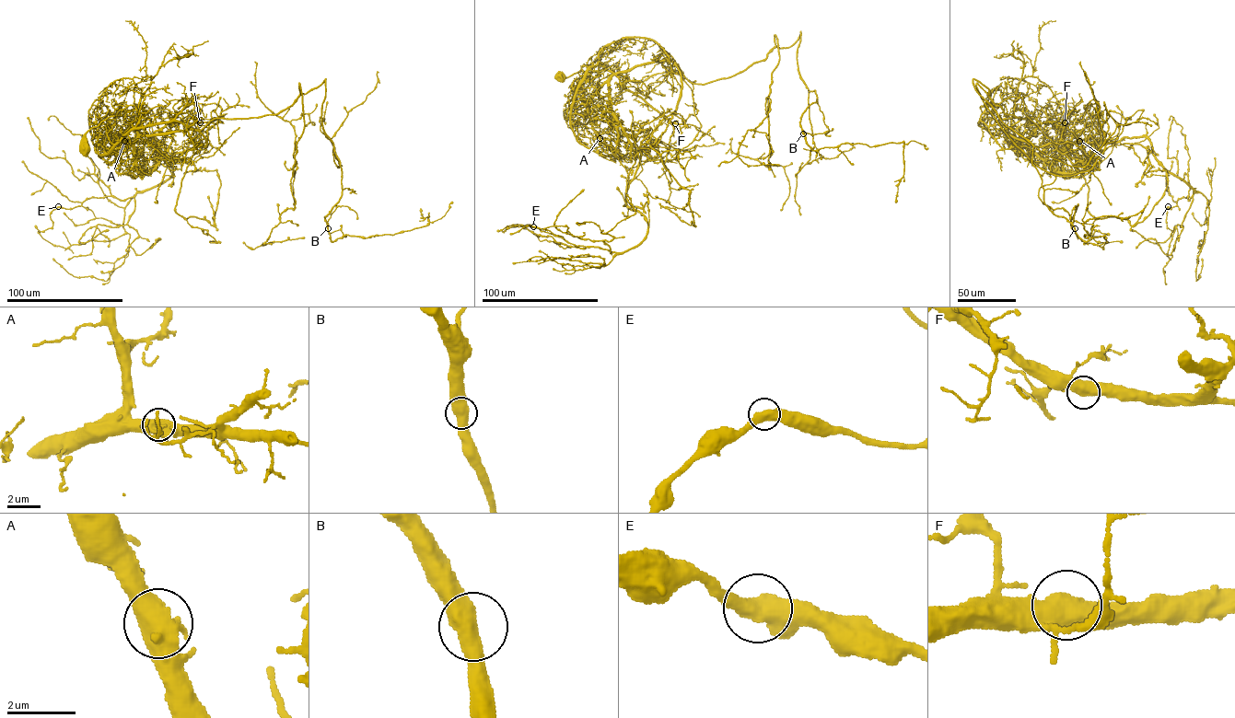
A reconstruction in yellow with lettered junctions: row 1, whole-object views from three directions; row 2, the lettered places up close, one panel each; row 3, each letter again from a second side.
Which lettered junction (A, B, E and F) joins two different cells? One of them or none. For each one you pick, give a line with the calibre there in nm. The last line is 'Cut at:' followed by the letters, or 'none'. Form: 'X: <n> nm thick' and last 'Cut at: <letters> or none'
Cut at: none

